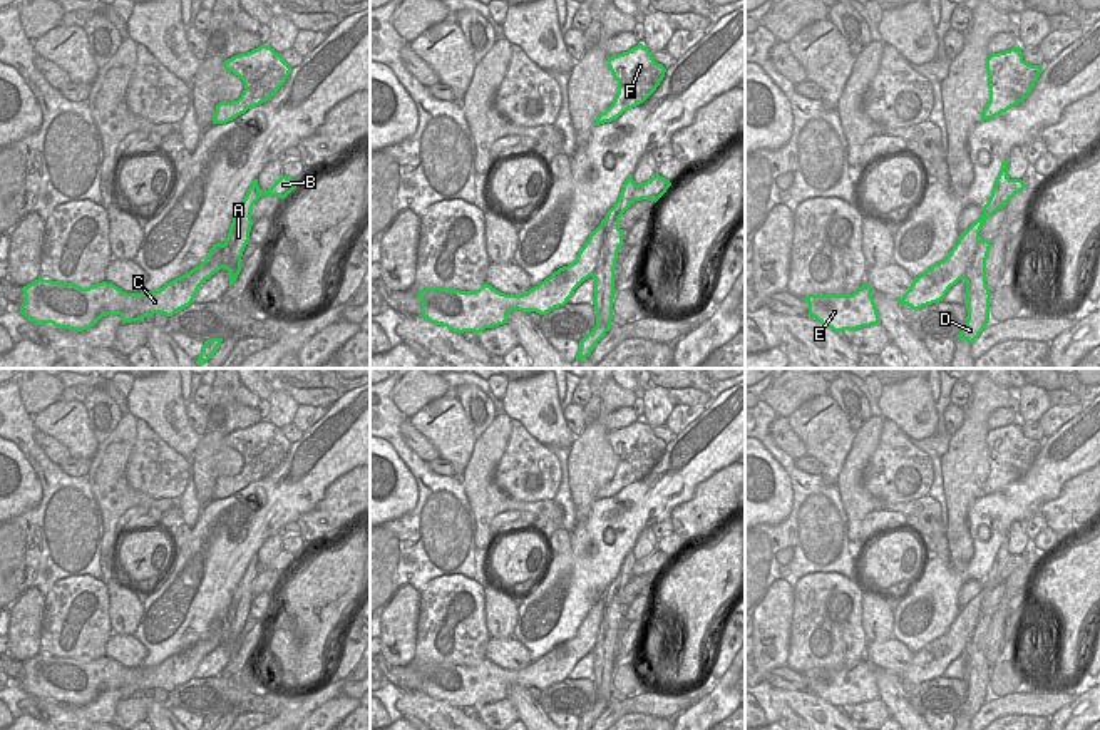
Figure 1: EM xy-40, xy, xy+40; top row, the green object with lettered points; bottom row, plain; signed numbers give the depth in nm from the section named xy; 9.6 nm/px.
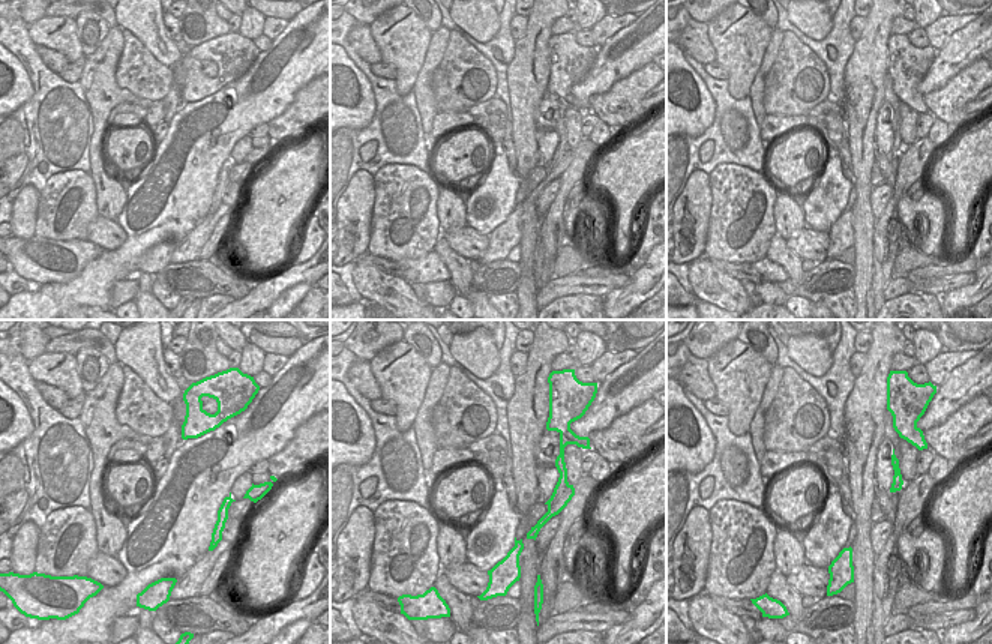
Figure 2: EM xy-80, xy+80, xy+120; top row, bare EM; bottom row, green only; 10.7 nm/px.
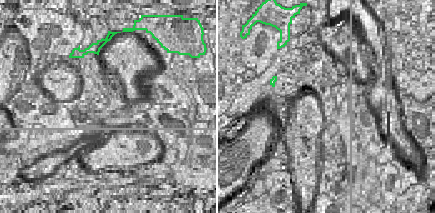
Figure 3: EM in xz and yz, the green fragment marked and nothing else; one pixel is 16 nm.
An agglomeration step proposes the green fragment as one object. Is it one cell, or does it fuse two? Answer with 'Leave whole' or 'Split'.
Leave whole.

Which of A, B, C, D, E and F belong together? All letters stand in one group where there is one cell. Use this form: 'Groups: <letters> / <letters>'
Groups: A B C D E F.

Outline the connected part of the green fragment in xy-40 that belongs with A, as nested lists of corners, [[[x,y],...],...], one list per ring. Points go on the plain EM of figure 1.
[[[281,549],[268,564],[261,566],[254,554],[233,593],[224,618],[216,618],[201,640],[189,648],[166,658],[149,668],[126,668],[112,658],[102,656],[89,663],[74,658],[60,658],[37,653],[22,663],[25,675],[22,690],[37,698],[52,698],[59,703],[84,707],[94,702],[102,691],[119,690],[122,698],[139,697],[154,688],[172,691],[189,681],[199,661],[221,643],[229,646],[229,661],[241,646],[241,631],[249,616],[253,601],[251,586],[261,571],[280,571],[285,574],[298,558]]]

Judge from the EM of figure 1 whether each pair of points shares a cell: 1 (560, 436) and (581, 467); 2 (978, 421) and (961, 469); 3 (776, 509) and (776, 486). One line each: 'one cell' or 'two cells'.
1: two cells
2: one cell
3: one cell

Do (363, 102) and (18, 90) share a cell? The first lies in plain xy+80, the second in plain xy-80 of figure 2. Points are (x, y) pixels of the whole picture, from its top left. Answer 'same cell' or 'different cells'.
same cell

